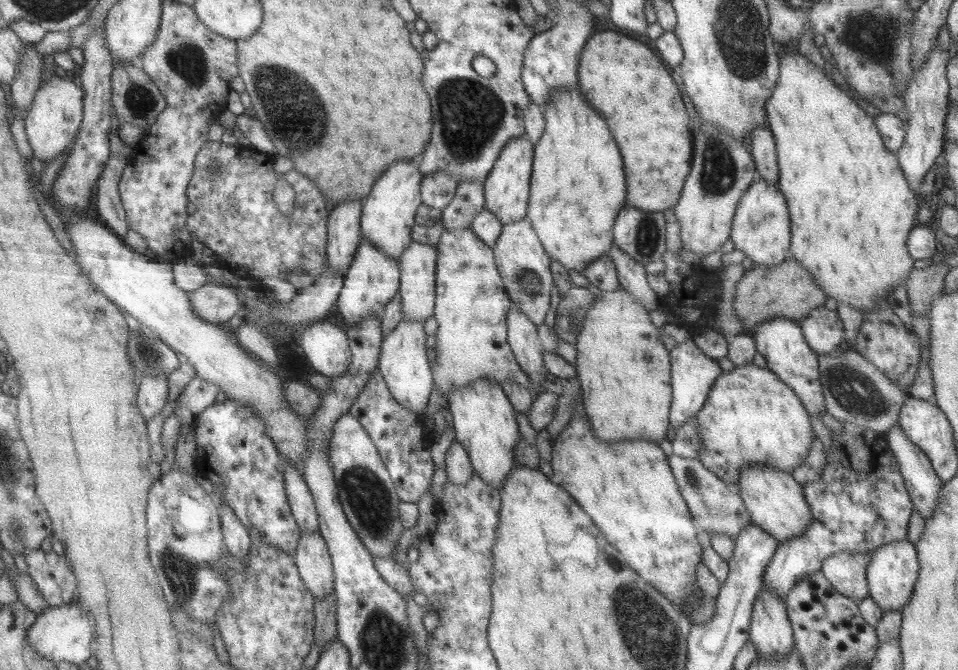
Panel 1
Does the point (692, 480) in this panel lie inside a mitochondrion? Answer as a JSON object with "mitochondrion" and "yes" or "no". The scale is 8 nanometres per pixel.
{"mitochondrion":"yes"}

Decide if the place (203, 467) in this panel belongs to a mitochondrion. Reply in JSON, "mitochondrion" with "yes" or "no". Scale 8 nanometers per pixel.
{"mitochondrion":"no"}

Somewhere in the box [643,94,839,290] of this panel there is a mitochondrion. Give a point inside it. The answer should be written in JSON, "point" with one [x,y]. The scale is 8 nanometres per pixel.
{"point":[717,175]}

